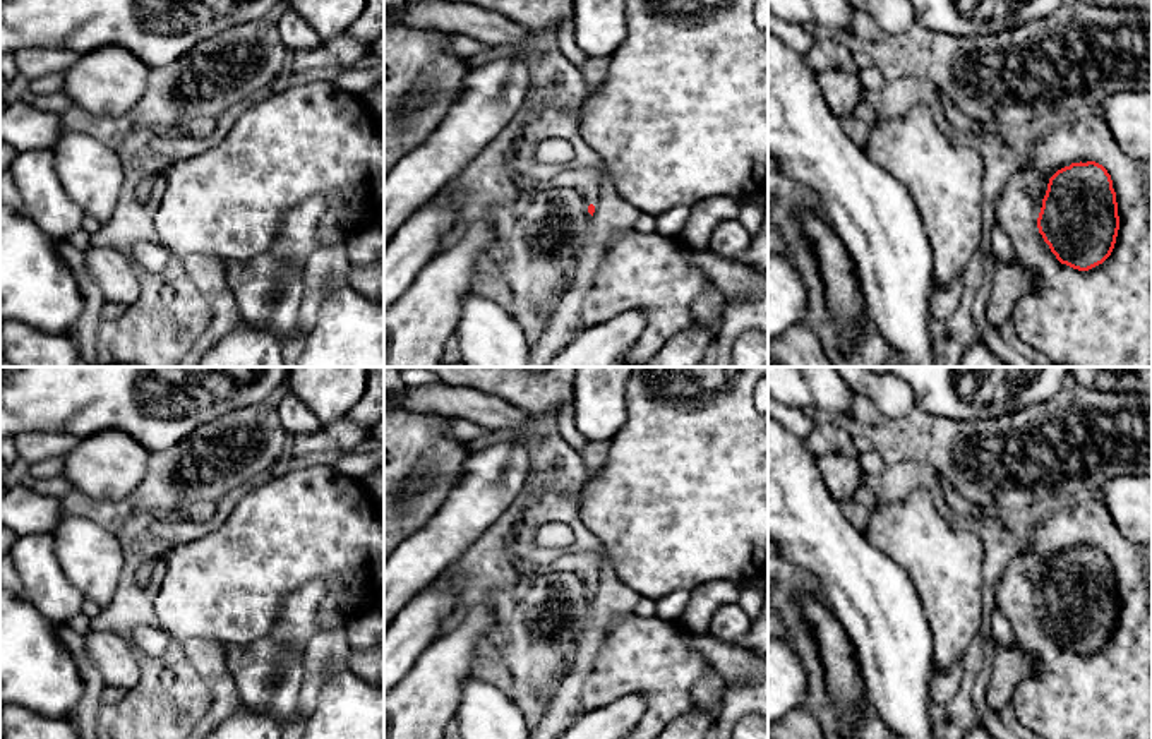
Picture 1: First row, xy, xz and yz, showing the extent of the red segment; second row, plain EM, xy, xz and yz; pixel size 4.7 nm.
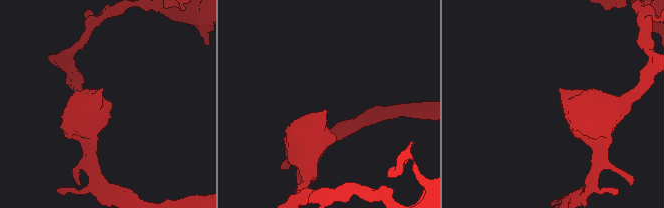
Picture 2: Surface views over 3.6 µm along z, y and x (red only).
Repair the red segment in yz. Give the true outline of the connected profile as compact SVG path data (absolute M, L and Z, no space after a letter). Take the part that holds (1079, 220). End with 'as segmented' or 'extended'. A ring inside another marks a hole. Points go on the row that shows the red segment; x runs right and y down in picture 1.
M1071 163L1047 183L1037 228L1061 264L1089 271L1113 252L1118 202L1107 170L1095 163Z; as segmented

